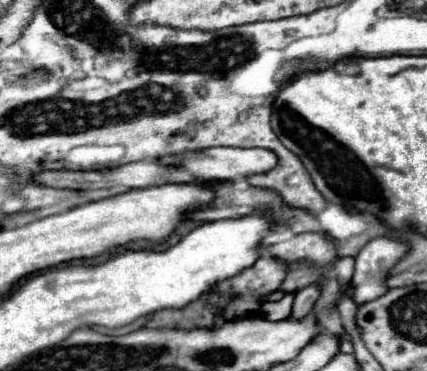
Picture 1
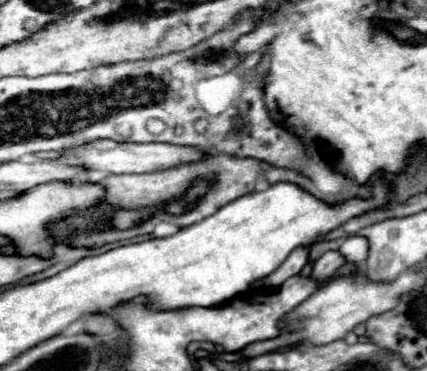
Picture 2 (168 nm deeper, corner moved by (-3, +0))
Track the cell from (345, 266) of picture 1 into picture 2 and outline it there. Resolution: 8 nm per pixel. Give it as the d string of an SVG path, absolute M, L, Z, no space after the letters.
M351 236L341 244L339 252L345 256L345 260L361 266L369 254L369 242L365 236Z

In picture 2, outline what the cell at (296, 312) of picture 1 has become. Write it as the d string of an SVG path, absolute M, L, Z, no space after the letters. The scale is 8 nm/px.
M329 250L325 252L313 266L313 278L321 280L323 284L327 284L331 280L331 274L345 262L343 254L337 250Z

